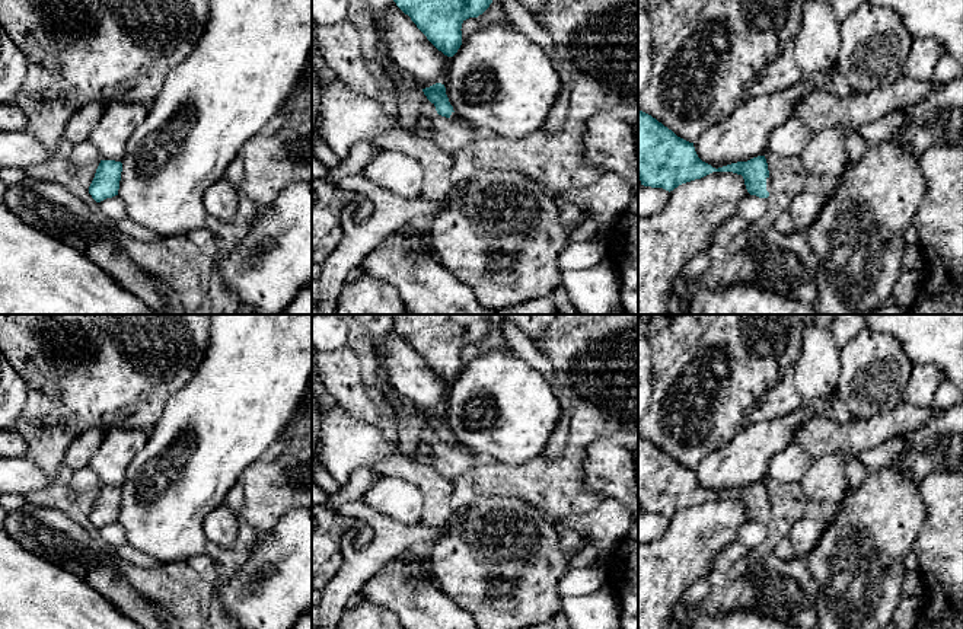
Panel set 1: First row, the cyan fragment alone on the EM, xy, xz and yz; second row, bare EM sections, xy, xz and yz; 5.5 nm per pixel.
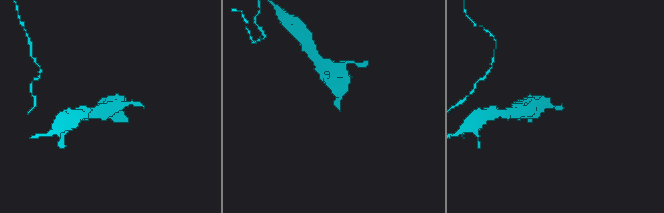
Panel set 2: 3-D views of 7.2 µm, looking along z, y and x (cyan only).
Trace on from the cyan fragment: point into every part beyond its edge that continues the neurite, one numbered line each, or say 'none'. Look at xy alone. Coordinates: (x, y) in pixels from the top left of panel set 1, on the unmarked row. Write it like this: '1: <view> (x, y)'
none

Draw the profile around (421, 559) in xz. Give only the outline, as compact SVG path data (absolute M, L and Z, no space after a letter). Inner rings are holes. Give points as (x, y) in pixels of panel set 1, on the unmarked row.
M414 547L414 550L417 553L415 562L418 565L418 577L424 582L436 585L436 579L428 571L428 555L427 555L428 547Z

